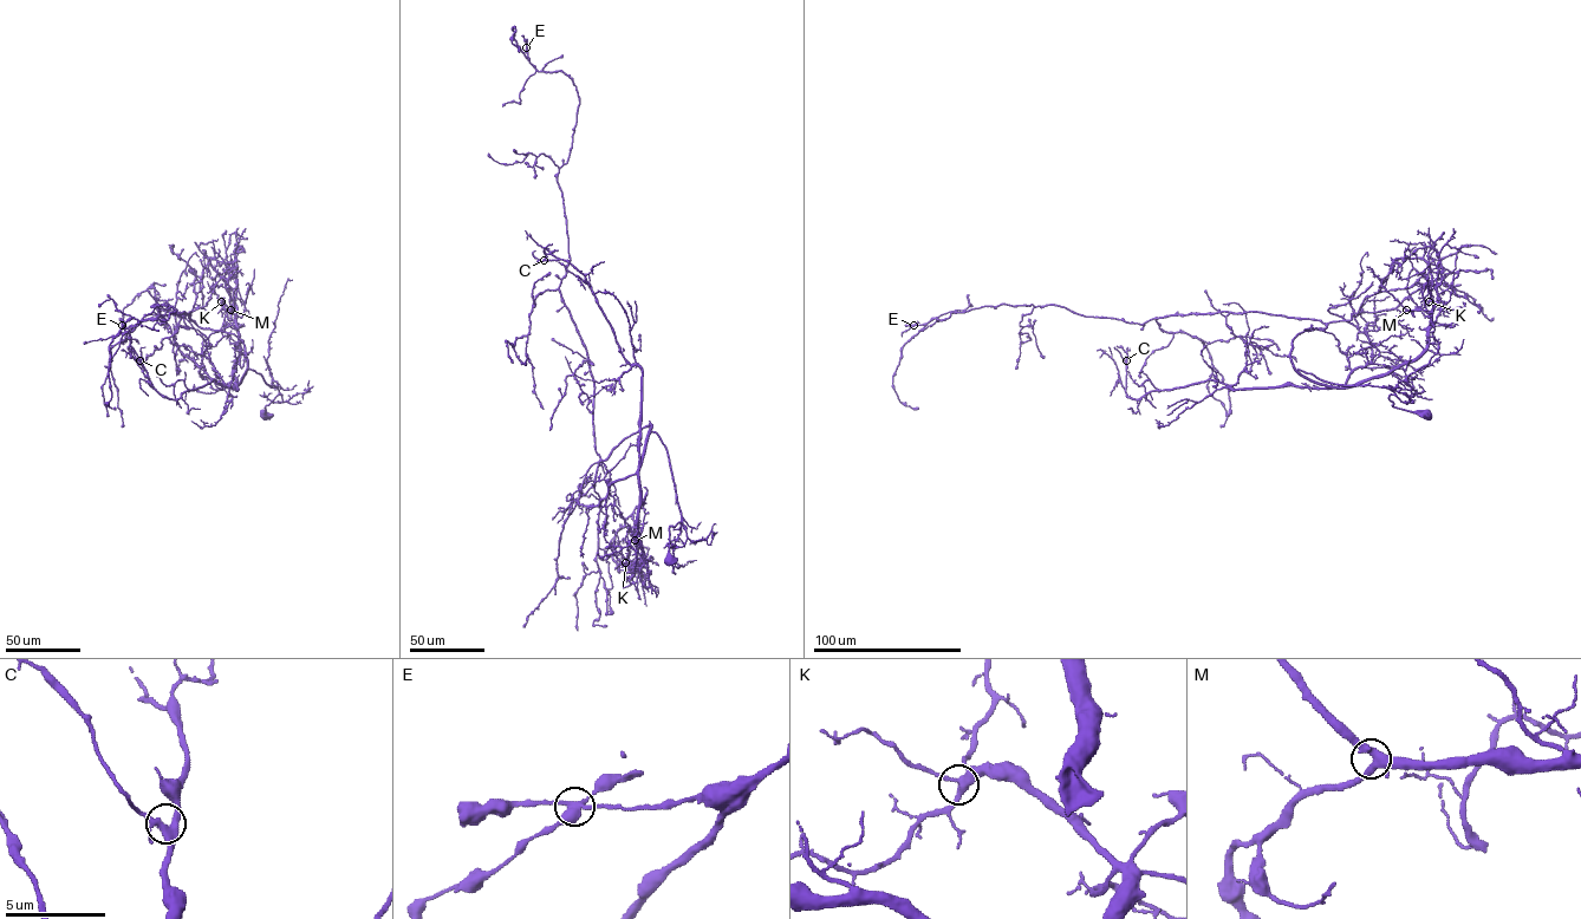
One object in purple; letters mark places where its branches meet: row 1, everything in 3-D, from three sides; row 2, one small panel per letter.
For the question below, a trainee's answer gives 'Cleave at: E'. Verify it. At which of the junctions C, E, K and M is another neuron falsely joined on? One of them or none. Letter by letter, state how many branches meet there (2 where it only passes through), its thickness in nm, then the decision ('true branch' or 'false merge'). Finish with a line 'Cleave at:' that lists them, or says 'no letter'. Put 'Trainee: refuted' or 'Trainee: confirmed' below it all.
C: branches 4; calibre 360 nm; true branch
E: branches 4; calibre 400 nm; false merge
K: branches 4; calibre 360 nm; true branch
M: branches 4; calibre 400 nm; true branch
Cleave at: E
Trainee: confirmed

